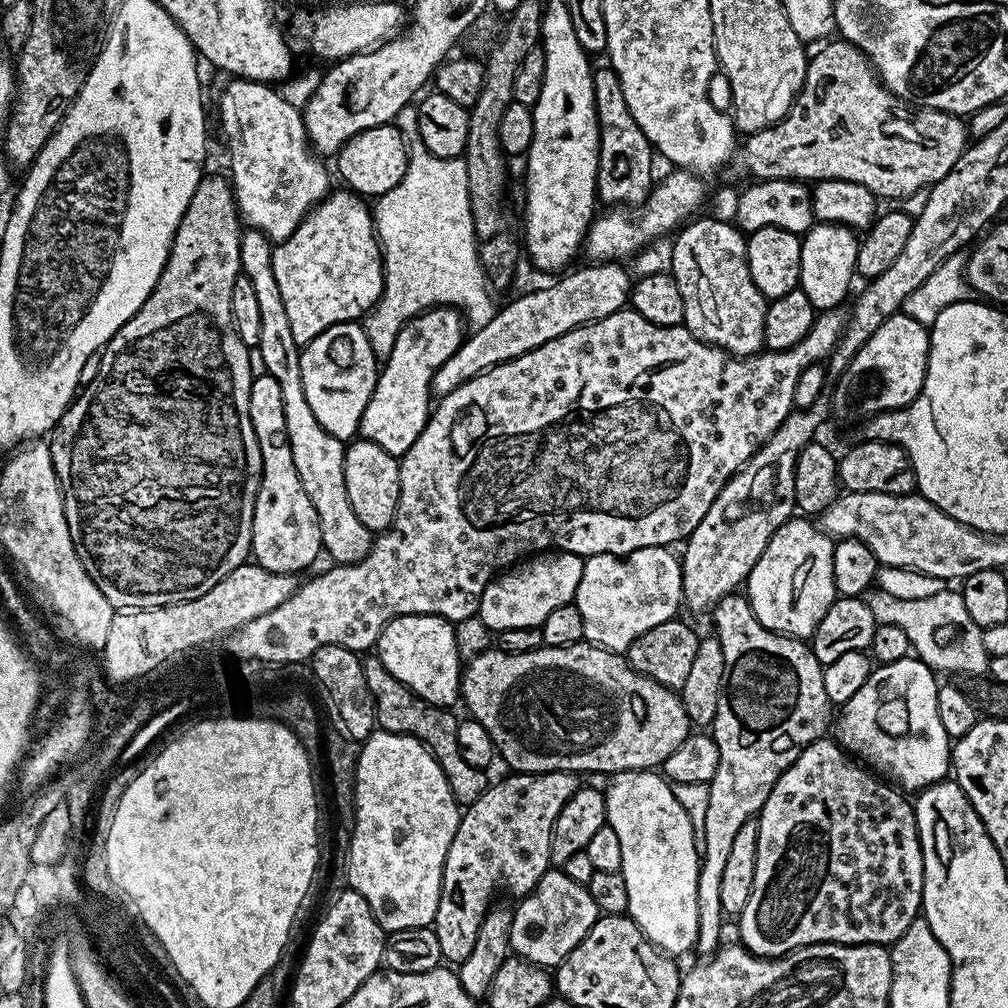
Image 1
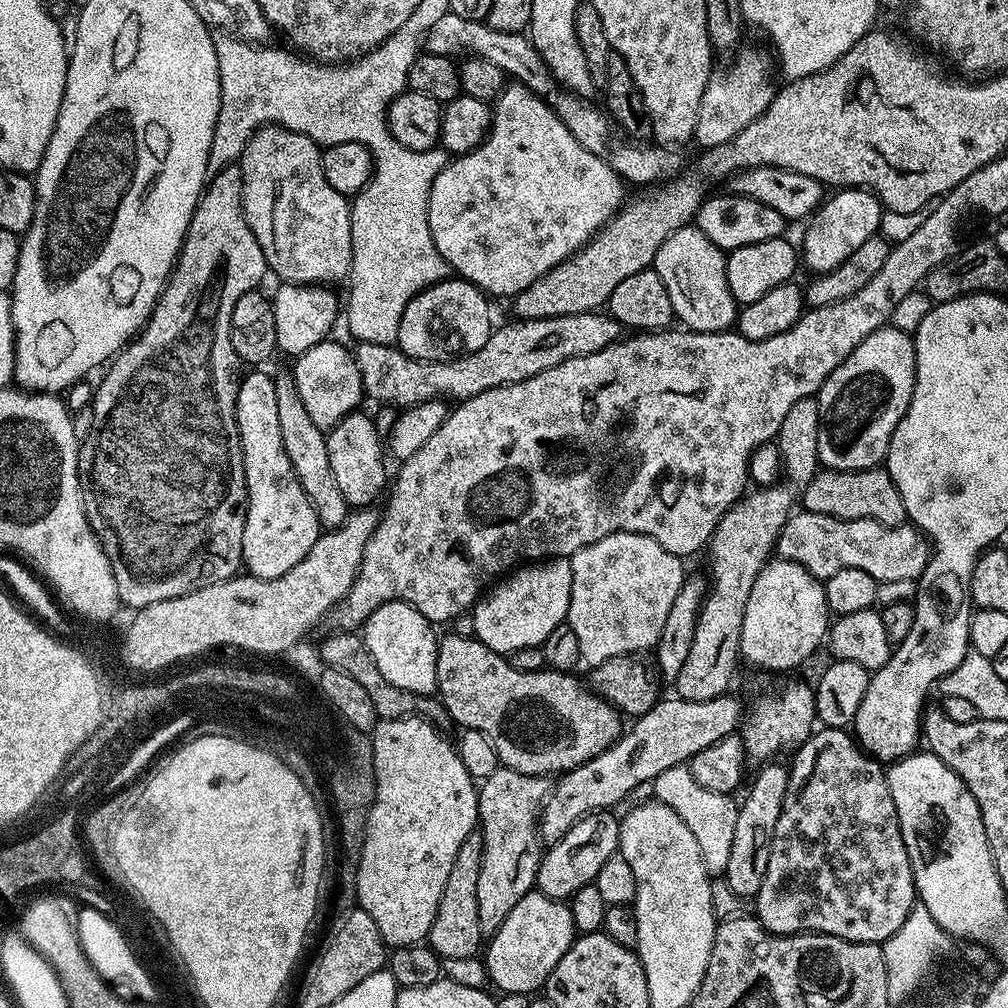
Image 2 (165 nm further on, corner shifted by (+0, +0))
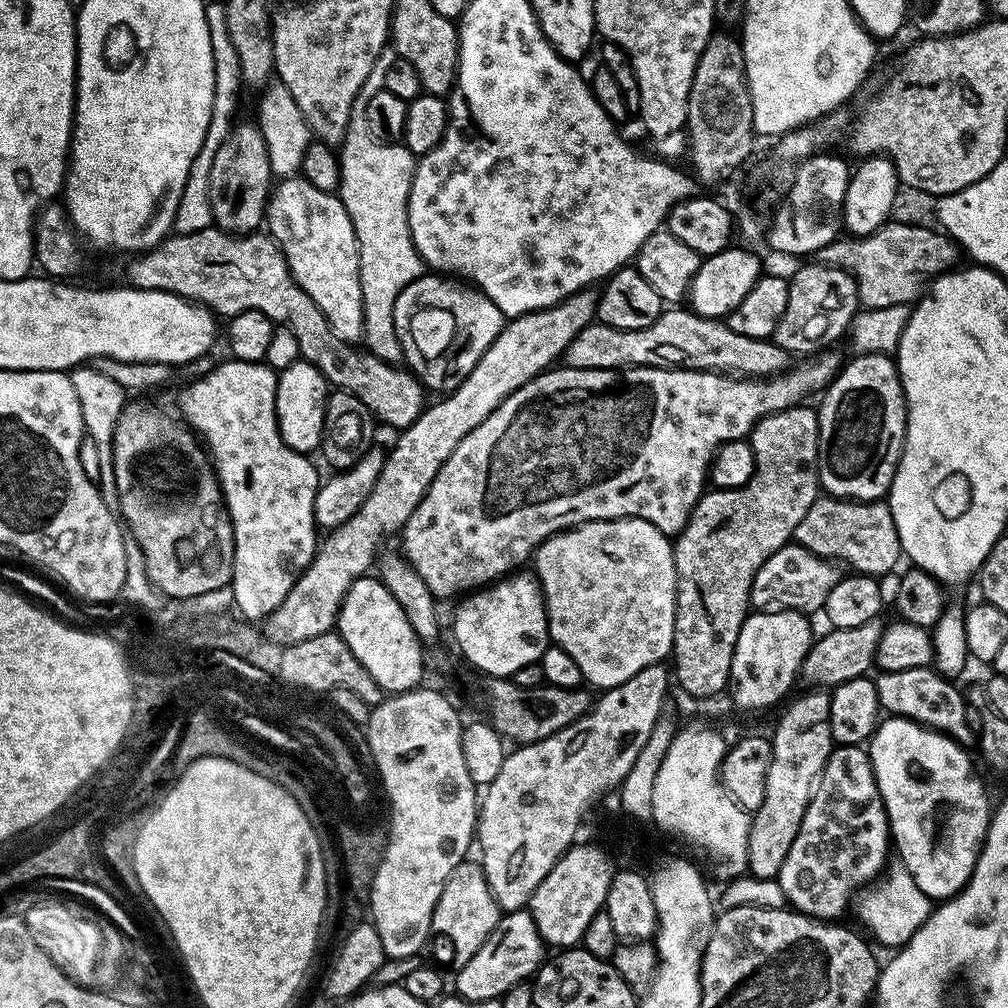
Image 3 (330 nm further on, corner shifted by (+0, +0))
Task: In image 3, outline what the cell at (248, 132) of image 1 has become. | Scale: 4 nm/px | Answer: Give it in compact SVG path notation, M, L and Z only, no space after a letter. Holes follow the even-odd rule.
M293 174L273 187L268 198L266 228L284 252L298 286L314 298L334 334L355 345L364 334L360 243L343 199L336 192L318 190L303 175Z

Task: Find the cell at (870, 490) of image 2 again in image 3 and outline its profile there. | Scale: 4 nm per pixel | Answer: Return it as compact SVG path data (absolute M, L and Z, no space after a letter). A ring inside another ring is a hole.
M817 495L802 522L798 522L792 540L824 560L849 564L853 573L862 576L885 576L902 560L894 518L887 503L879 500L840 500L837 496Z

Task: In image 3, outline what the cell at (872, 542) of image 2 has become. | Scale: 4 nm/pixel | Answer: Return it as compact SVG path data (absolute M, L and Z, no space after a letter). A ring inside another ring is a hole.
M789 542L770 554L770 558L766 558L766 562L758 570L752 583L751 607L756 610L793 608L795 612L805 614L819 613L841 575L841 569L833 561L824 560L802 545Z

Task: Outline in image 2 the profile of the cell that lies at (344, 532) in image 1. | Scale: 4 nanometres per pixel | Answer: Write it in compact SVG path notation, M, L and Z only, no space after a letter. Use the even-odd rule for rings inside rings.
M285 370L281 376L277 375L275 382L278 394L278 426L282 430L282 442L286 446L286 454L290 458L294 474L307 494L308 501L314 506L321 529L338 528L348 519L350 505L346 498L342 498L342 490L338 490L338 482L334 482L334 470L330 470L325 429L319 428L314 418L306 414L306 406L302 406L302 398L298 394L291 371Z

